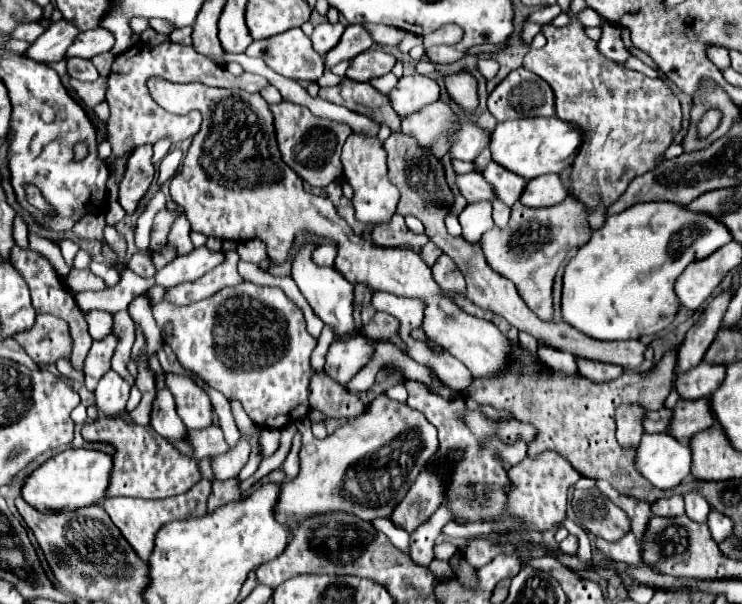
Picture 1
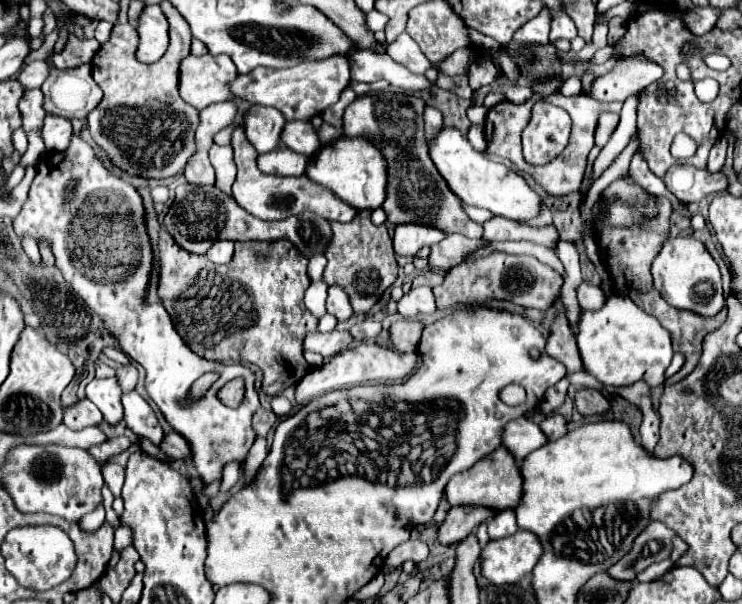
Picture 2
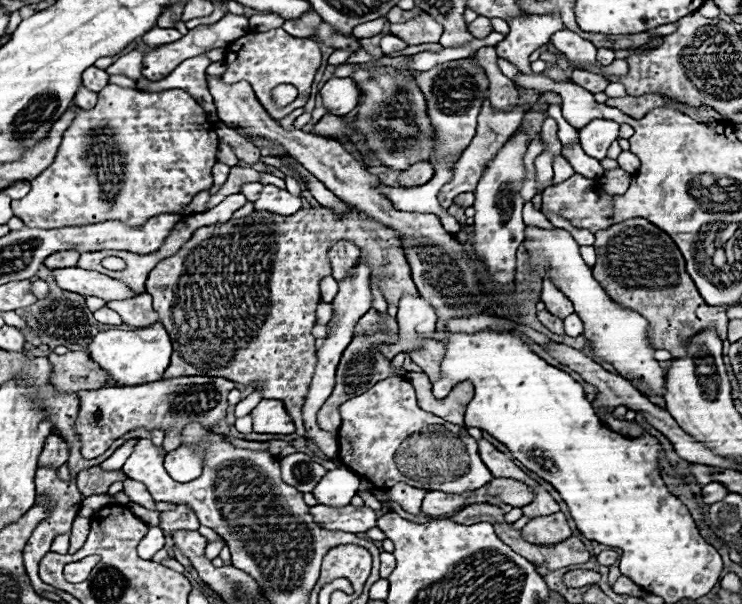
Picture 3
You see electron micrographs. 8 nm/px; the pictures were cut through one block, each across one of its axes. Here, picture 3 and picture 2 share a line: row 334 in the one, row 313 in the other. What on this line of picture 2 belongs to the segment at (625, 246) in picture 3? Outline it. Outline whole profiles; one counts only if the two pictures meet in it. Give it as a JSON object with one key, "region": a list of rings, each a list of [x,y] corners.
{"region":[[[658,294],[652,296],[652,300],[634,300],[636,306],[640,306],[644,312],[652,314],[654,318],[658,318],[658,322],[672,334],[672,346],[674,346],[674,352],[682,352],[686,356],[686,364],[682,366],[682,370],[678,374],[674,374],[670,380],[682,380],[684,374],[690,374],[690,370],[694,370],[694,366],[698,364],[700,360],[700,354],[702,354],[702,340],[706,334],[718,330],[724,320],[726,320],[726,308],[722,312],[718,312],[714,318],[704,318],[704,316],[698,316],[698,314],[692,314],[690,310],[678,310],[674,306],[670,306],[666,300],[662,300]]]}

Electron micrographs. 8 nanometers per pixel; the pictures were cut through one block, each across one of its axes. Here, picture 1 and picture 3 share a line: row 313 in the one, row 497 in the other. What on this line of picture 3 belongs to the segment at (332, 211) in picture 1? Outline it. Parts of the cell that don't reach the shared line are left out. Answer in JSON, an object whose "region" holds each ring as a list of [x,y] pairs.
{"region":[[[428,492],[424,502],[422,502],[422,514],[430,514],[430,516],[452,516],[456,510],[460,510],[464,506],[464,500],[470,492],[466,494],[448,494],[448,492]]]}

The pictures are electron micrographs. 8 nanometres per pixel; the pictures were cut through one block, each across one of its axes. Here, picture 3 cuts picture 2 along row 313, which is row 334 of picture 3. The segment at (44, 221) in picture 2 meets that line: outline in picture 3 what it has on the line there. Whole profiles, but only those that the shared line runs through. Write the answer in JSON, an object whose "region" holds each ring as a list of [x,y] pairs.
{"region":[[[162,324],[138,328],[138,330],[106,330],[98,332],[86,346],[90,358],[114,380],[118,386],[138,386],[162,378],[172,354],[172,344]]]}

